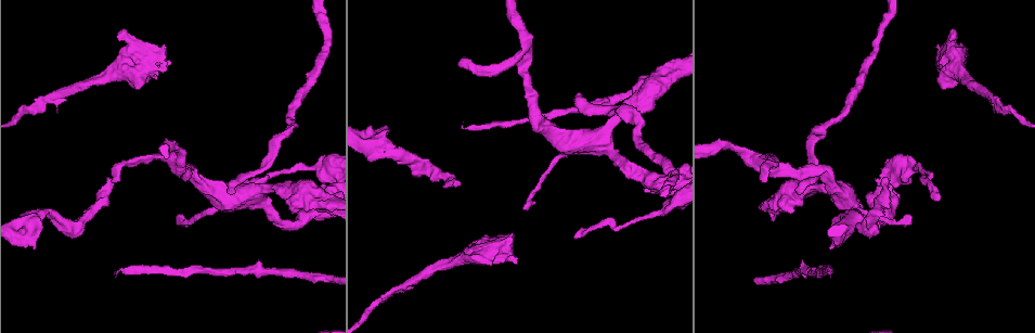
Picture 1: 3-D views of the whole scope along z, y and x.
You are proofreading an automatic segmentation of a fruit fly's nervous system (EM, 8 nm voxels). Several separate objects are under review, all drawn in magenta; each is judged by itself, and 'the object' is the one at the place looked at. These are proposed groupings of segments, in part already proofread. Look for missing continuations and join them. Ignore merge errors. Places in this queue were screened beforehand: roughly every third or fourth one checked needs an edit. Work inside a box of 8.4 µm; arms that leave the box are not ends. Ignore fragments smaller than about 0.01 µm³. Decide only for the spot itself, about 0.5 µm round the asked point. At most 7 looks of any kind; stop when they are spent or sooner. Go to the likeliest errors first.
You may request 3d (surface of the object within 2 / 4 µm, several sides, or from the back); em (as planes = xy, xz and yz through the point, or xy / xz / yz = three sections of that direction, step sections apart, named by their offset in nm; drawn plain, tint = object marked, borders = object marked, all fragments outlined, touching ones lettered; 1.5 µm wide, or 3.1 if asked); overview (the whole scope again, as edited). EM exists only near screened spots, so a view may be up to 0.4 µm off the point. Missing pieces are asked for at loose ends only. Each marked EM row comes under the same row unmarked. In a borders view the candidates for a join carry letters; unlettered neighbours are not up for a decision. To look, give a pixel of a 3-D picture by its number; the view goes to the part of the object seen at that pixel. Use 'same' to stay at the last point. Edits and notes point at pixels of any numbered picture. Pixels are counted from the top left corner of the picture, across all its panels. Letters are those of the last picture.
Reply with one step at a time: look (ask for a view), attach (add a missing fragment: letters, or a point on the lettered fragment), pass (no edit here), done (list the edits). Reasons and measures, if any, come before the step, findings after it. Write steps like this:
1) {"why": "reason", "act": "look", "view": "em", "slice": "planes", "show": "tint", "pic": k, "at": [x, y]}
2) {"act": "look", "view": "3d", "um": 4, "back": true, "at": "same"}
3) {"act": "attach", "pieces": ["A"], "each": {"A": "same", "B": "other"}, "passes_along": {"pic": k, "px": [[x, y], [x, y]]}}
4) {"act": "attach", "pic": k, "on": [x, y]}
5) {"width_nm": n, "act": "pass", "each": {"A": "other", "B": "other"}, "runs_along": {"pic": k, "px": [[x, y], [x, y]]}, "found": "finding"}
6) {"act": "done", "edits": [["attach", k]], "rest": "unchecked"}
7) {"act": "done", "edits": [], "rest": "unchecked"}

{"why": "tapers out", "act": "look", "view": "3d", "um": 2, "pic": 1, "at": [462, 128]}

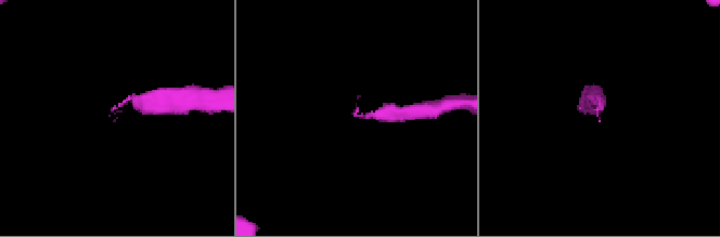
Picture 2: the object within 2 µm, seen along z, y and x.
{"act": "look", "view": "em", "slice": "planes", "show": "tint", "pic": 2, "at": [359, 117]}

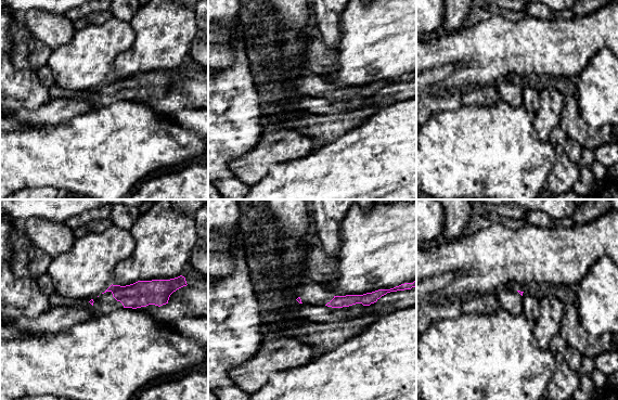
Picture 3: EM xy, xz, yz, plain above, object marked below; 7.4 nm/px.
{"why": "see the neighbours", "act": "look", "view": "em", "slice": "planes", "show": "borders", "at": "same"}

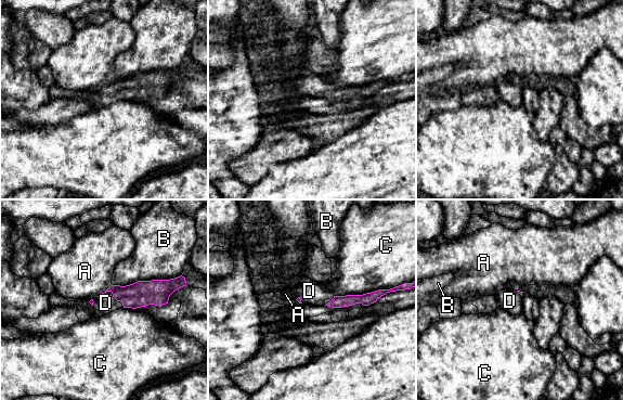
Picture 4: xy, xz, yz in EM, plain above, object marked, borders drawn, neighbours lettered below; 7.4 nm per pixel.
{"act": "attach", "pieces": ["D"], "each": {"A": "other", "B": "other", "C": "other", "D": "same"}, "passes_along": {"pic": 4, "px": [[140, 294], [113, 296], [105, 302]]}, "found": "it goes on there"}

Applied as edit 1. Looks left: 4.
{"why": "branch stops here", "act": "look", "view": "3d", "um": 2, "pic": 1, "at": [935, 201]}

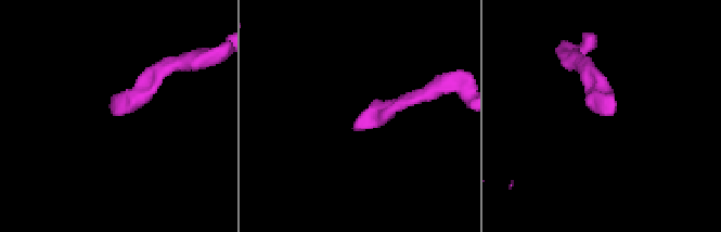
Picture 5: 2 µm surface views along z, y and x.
{"act": "look", "view": "em", "slice": "planes", "show": "borders", "pic": 5, "at": [356, 125]}

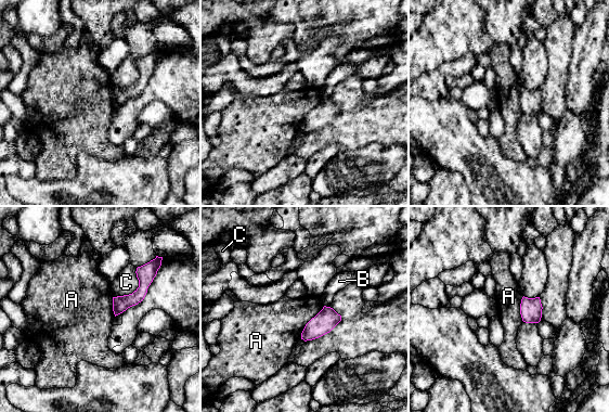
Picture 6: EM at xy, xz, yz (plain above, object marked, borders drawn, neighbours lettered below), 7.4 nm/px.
{"longest_contact_nm": ["A", 300], "act": "pass", "each": {"A": "other", "B": "other", "C": "other"}, "found": "no lettered fragment goes on from it"}

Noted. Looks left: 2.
{"why": "an open end", "act": "look", "view": "3d", "um": 2, "pic": 1, "at": [112, 179]}

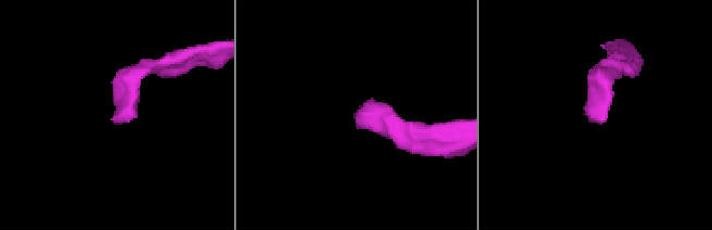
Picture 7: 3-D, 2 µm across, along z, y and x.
{"act": "look", "view": "em", "slice": "planes", "show": "borders", "pic": 7, "at": [357, 119]}

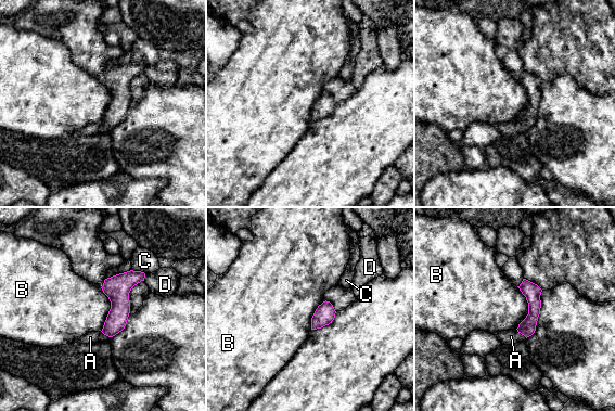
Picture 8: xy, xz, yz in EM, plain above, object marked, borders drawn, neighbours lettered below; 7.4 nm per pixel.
{"act": "attach", "pieces": ["A"], "each": {"A": "same", "B": "other", "C": "other", "D": "other"}, "passes_along": {"pic": 8, "px": [[527, 326], [521, 333], [511, 336]]}, "found": "the neuron continues"}

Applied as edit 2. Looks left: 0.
{"act": "done", "edits": [["attach", 4], ["attach", 8]], "rest": "unchecked"}

